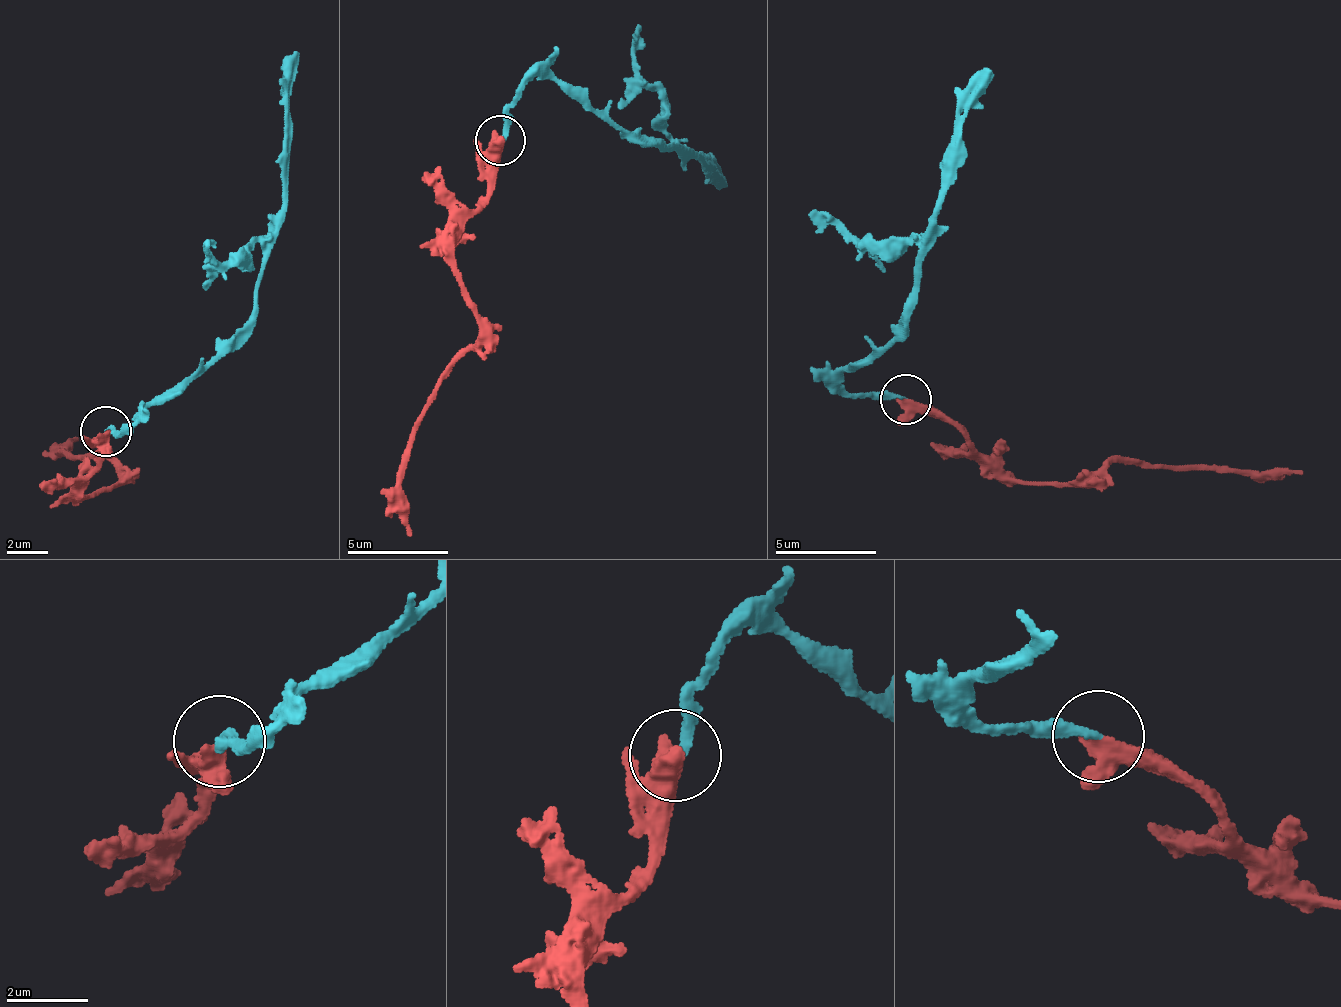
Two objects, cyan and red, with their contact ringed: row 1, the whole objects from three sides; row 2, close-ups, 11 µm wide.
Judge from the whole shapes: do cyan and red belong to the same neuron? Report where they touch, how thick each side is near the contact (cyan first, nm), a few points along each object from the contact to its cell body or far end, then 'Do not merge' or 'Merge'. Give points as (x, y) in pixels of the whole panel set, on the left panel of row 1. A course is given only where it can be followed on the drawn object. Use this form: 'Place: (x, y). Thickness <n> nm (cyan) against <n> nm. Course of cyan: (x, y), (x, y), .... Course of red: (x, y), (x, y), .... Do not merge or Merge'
Place: (106, 431). Thickness 240 nm (cyan) against 400 nm. Course of cyan: (107, 430), (116, 438), (246, 324), (257, 303), (263, 237), (280, 215), (283, 85), (297, 50). Course of red: (107, 430), (108, 447), (84, 497), (121, 476), (95, 455), (68, 453), (60, 448), (77, 439). Merge

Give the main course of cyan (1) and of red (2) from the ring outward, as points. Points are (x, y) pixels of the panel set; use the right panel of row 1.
1: (904, 398), (857, 400), (843, 375), (906, 318), (915, 300), (920, 236), (933, 219), (958, 94), (987, 67)
2: (904, 398), (950, 423), (1005, 479), (1092, 481), (1126, 461), (1303, 473)

